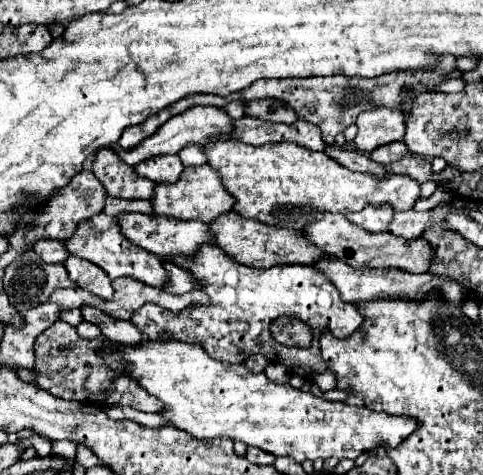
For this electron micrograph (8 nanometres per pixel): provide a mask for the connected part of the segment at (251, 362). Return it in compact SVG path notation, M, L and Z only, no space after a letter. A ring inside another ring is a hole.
M254 354L254 356L250 356L250 358L246 360L246 366L248 366L252 372L262 372L262 370L268 366L268 360L266 360L266 356L262 356L262 354Z

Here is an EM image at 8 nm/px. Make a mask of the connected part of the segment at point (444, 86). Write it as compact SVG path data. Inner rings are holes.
M450 78L450 80L444 80L438 86L434 86L434 90L438 90L438 92L458 92L458 90L462 90L462 84L464 84L462 78Z

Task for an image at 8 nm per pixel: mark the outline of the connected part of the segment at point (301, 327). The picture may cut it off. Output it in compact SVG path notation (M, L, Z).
M278 318L270 324L272 338L282 346L296 346L307 348L310 346L313 334L312 330L304 322L296 318Z

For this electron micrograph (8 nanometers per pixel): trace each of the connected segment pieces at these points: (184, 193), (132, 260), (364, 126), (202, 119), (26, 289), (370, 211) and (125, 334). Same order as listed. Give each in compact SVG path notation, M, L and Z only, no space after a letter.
M210 164L198 166L198 168L184 168L178 184L156 184L154 188L154 200L152 200L154 212L160 216L172 216L178 220L204 220L212 224L220 214L226 214L234 206L234 196L224 188L218 172L210 168Z
M104 212L98 216L92 216L90 222L88 220L82 222L78 226L78 232L74 232L74 236L70 240L66 240L66 246L70 248L70 254L86 258L86 260L94 262L96 266L100 266L108 274L110 280L126 276L126 278L134 278L138 282L144 282L144 284L156 286L156 288L164 288L168 284L168 272L164 270L158 256L150 256L150 252L146 252L144 248L130 244L130 240L122 234L118 220Z
M372 108L358 118L358 134L354 144L360 152L370 154L374 148L402 140L404 136L404 114L396 108Z
M188 108L186 112L172 116L166 124L162 124L162 128L158 128L158 132L154 132L154 136L142 140L142 144L138 144L136 148L124 150L120 144L110 144L108 148L114 150L126 164L136 166L142 160L154 158L154 156L164 156L164 154L178 154L186 144L190 142L200 142L200 144L208 144L208 140L212 140L218 134L228 134L232 130L232 120L230 116L226 116L226 112L222 108Z
M26 250L4 270L4 292L16 310L44 304L56 288L74 288L64 264L46 264L34 250Z
M390 206L386 208L364 208L360 212L348 212L346 218L370 232L386 232L394 212Z
M84 306L82 308L82 316L84 320L92 322L92 324L98 324L102 334L112 340L114 344L122 344L122 346L138 346L144 336L142 332L138 332L138 328L134 328L132 322L128 320L114 320L112 316L104 314L102 310L98 308L90 308L90 306Z

